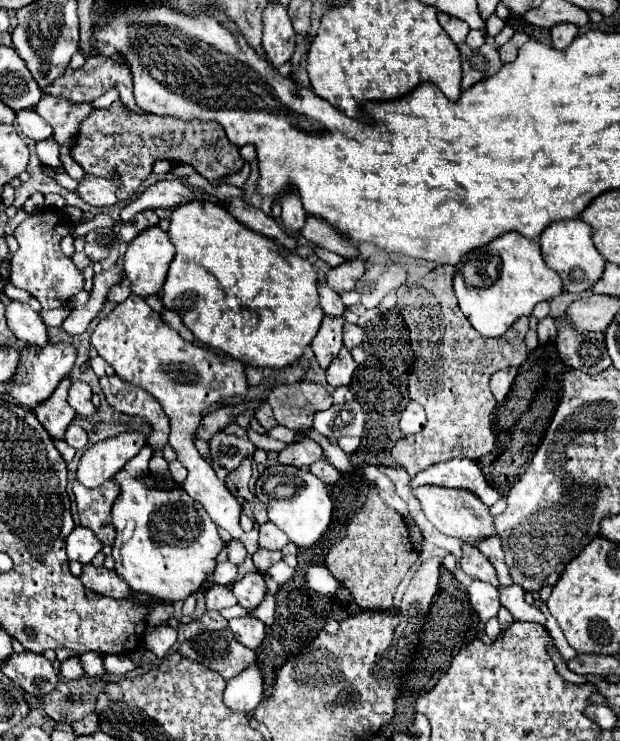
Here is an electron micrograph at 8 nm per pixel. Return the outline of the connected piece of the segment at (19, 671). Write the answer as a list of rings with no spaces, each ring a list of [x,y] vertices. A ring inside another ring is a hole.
[[[27,650],[11,654],[7,660],[3,660],[1,670],[11,682],[15,682],[21,690],[25,690],[35,698],[43,698],[45,694],[53,692],[59,682],[53,664],[43,654]]]

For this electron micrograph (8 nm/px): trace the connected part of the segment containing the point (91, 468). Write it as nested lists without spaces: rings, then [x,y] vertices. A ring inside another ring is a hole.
[[[123,432],[113,438],[97,442],[83,454],[77,470],[77,480],[87,488],[101,486],[113,478],[124,465],[145,446],[147,434]]]

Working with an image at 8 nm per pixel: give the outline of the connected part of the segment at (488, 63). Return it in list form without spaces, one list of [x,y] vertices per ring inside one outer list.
[[[461,44],[459,50],[461,50],[461,62],[463,62],[463,80],[461,80],[463,90],[493,76],[503,66],[499,60],[497,48],[491,44],[483,44],[477,50],[469,48],[467,44]]]

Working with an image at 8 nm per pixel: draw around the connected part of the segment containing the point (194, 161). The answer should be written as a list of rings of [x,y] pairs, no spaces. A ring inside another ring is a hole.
[[[121,102],[111,104],[105,110],[93,110],[81,124],[77,144],[71,150],[71,158],[83,166],[87,174],[111,178],[117,174],[115,192],[119,200],[127,200],[137,194],[143,180],[149,178],[151,168],[157,160],[173,160],[191,164],[211,184],[235,174],[243,168],[239,148],[229,142],[219,122],[181,120],[173,116],[155,116],[147,112],[131,112]],[[131,150],[131,152],[129,152]],[[133,162],[133,164],[129,164]]]

